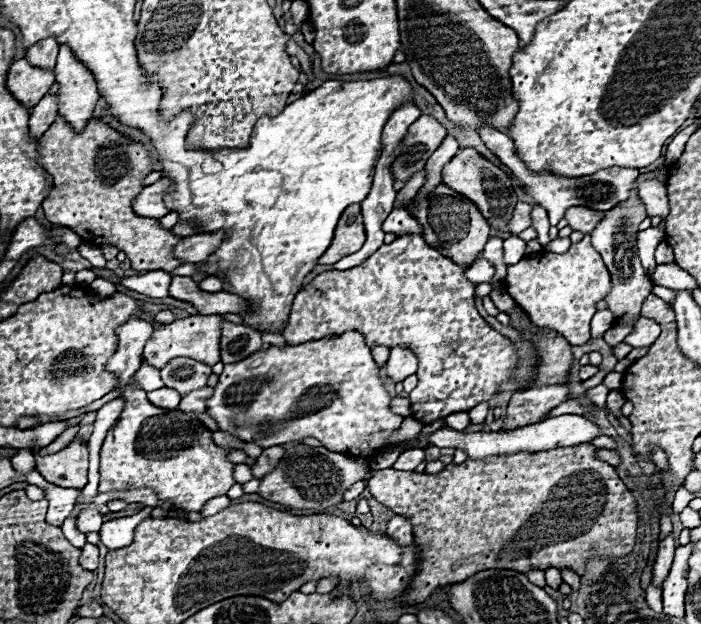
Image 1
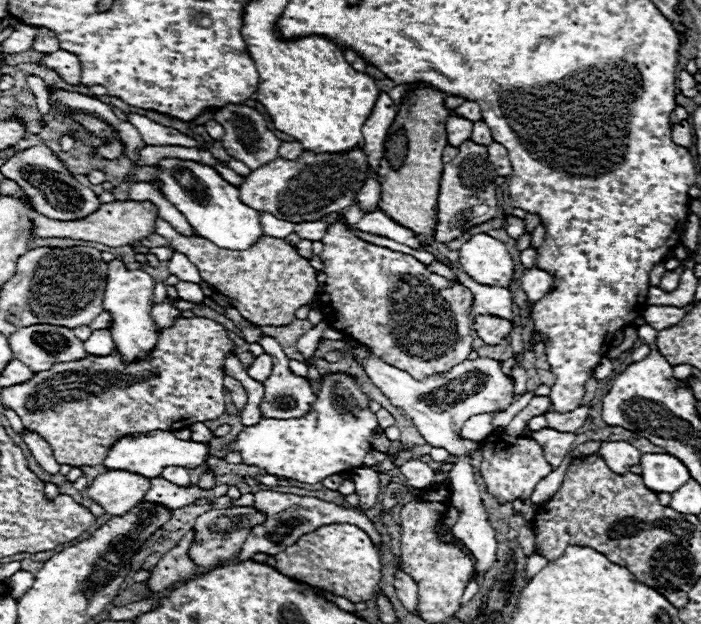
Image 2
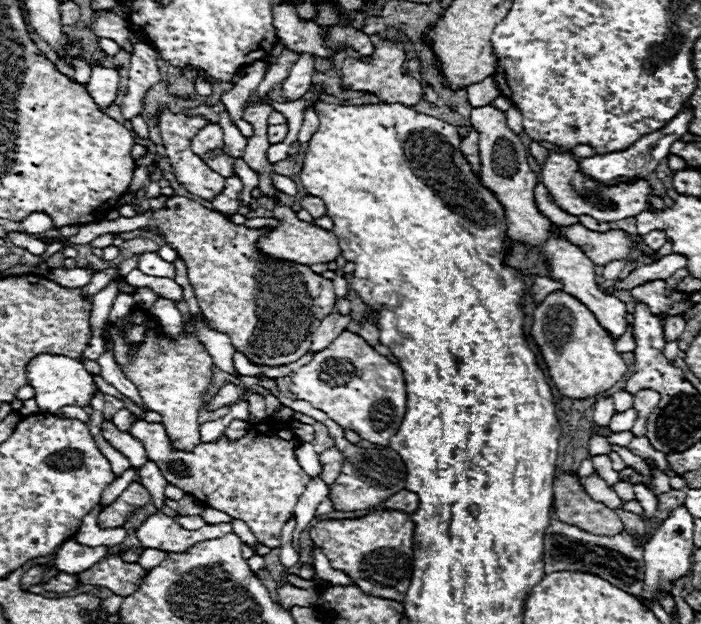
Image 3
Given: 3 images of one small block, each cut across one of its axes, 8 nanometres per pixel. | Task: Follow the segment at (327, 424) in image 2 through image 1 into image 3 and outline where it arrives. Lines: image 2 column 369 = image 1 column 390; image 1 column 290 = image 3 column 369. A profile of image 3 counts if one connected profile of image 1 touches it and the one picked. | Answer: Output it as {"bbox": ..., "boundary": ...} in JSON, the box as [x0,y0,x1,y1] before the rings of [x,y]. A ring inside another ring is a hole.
{"bbox":[290,330,406,446],"boundary":[[[344,330],[328,348],[318,352],[318,362],[308,362],[306,366],[302,366],[298,372],[292,374],[290,392],[298,400],[306,400],[314,408],[322,410],[344,430],[352,430],[360,434],[364,440],[380,446],[390,444],[390,436],[396,434],[400,420],[404,418],[406,412],[406,382],[400,366],[390,362],[386,356],[378,354],[366,340],[348,330]]]}

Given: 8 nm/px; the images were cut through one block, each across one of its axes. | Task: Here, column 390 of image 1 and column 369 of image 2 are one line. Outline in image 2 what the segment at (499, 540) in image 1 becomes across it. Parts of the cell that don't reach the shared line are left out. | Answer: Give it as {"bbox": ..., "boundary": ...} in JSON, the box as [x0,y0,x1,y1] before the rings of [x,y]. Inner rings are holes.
{"bbox":[354,468,380,510],"boundary":[[[356,468],[354,484],[356,484],[356,494],[360,498],[358,506],[362,510],[370,510],[378,502],[378,494],[380,494],[378,472],[374,472],[372,468]]]}

